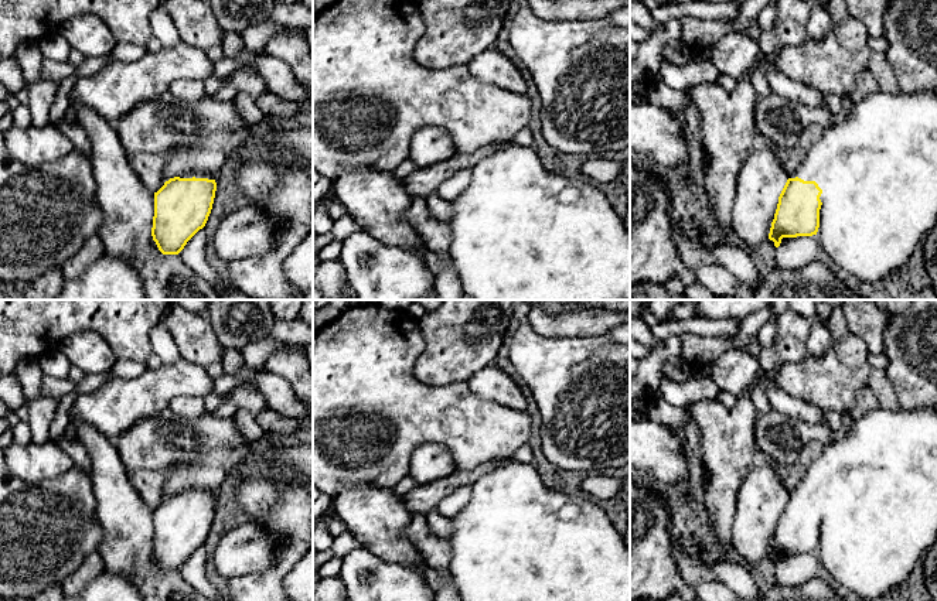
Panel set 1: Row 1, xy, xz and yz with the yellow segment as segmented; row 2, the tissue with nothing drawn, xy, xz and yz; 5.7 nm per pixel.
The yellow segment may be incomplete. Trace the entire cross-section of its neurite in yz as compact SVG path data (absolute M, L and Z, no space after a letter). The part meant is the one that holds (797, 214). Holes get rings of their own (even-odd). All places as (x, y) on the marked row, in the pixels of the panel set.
M878 91L855 105L838 126L824 129L822 136L808 148L800 167L790 174L780 197L769 239L778 247L783 238L812 236L820 240L821 250L827 253L829 263L835 264L861 281L873 283L882 280L892 270L904 264L909 257L921 247L926 233L937 222L937 96L929 92L887 93Z

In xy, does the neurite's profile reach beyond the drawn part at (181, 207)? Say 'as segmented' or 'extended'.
extended

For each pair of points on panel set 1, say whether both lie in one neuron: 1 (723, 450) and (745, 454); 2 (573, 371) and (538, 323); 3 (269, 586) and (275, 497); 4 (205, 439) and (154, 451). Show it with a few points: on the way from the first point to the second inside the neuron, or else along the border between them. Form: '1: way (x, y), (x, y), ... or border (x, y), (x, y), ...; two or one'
1: way (729, 451), (739, 454); one
2: border (525, 320), (541, 335), (582, 337); two
3: way (285, 563), (292, 550), (292, 519); one
4: way (193, 439), (167, 440); one

